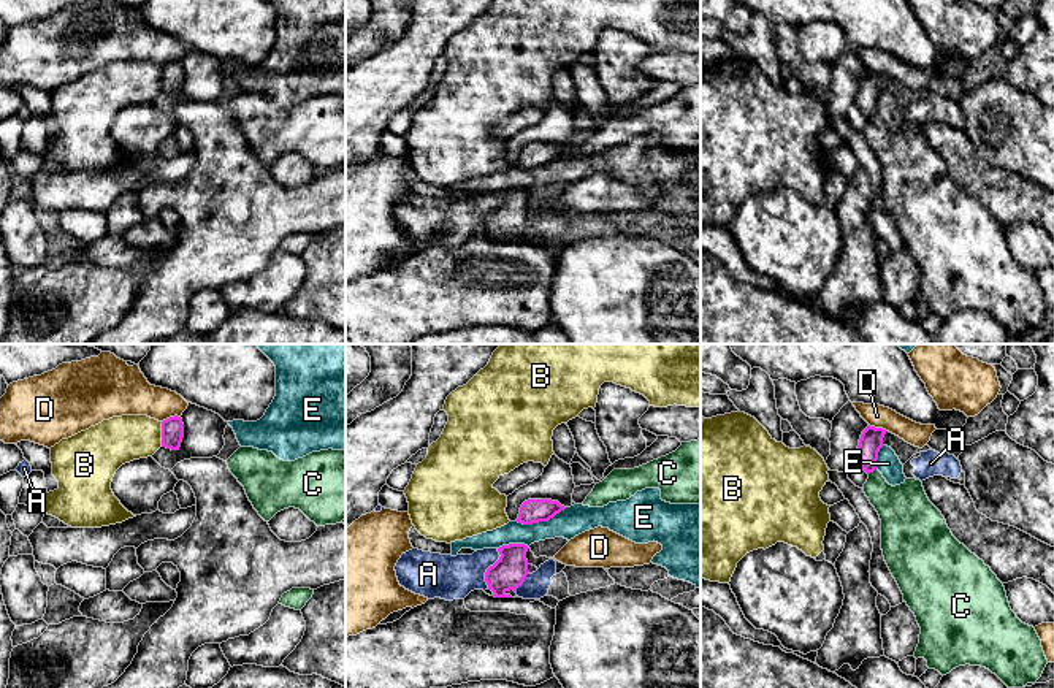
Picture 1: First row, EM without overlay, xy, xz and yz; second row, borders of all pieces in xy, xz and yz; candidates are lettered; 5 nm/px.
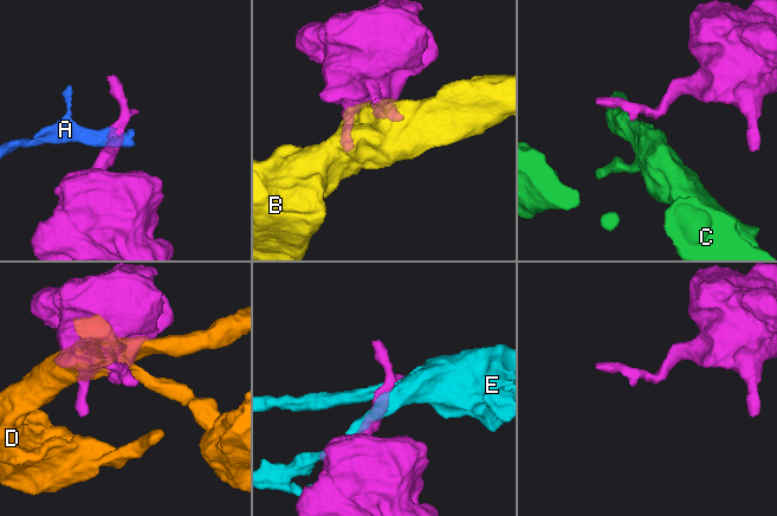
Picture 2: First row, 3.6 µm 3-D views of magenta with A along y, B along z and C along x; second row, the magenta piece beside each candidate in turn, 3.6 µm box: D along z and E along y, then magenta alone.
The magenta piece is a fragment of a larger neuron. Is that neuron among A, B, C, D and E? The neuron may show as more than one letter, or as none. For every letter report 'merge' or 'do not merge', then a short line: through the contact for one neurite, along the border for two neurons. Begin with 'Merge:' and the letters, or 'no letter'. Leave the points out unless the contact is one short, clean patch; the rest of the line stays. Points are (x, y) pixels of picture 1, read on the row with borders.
Merge: no letter
A: do not merge | xz (498, 549), (500, 557), (485, 573), (487, 587)
B: do not merge
C: do not merge | yz (875, 468), (869, 474)
D: do not merge
E: do not merge

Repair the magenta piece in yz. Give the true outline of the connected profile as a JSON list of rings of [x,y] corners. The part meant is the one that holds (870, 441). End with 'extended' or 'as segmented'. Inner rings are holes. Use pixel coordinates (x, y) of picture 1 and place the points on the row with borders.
[[[867,426],[862,431],[856,458],[846,468],[848,479],[856,487],[864,488],[869,474],[876,469],[878,452],[883,447],[884,434],[886,430],[875,426]]] | extended

